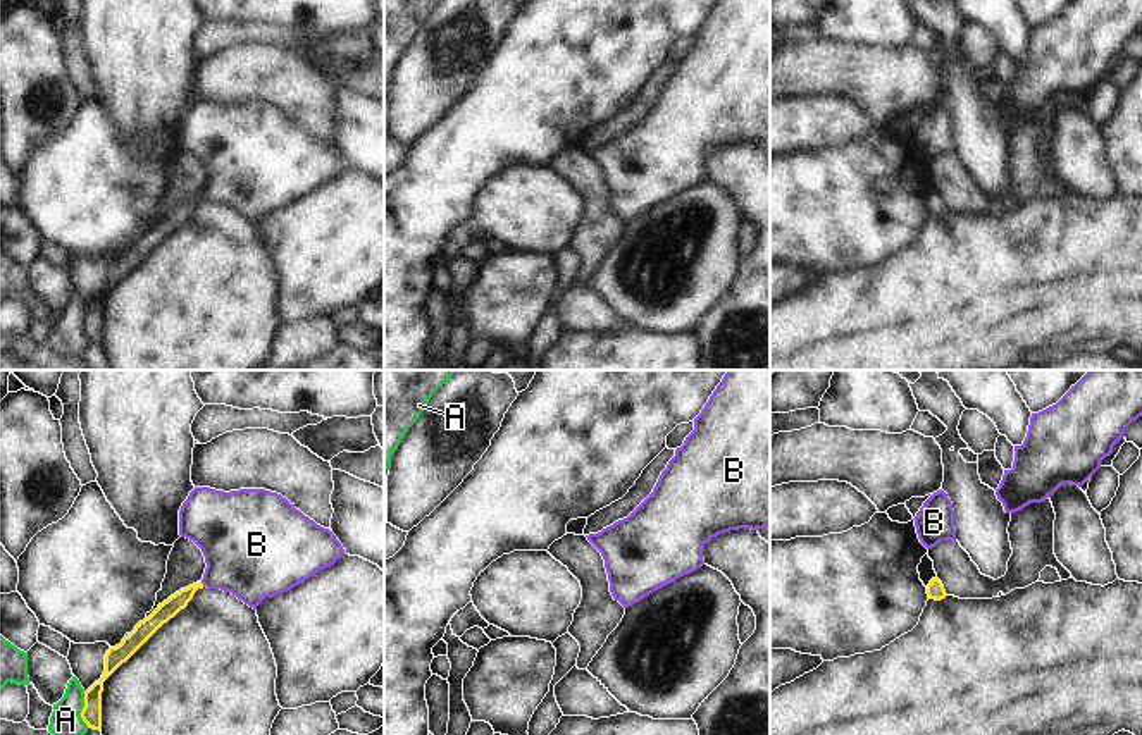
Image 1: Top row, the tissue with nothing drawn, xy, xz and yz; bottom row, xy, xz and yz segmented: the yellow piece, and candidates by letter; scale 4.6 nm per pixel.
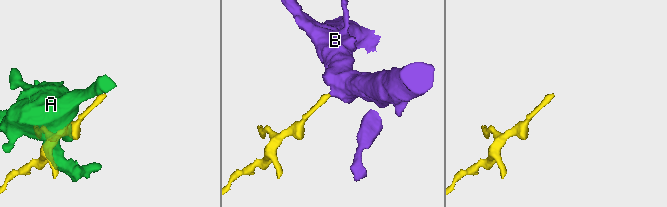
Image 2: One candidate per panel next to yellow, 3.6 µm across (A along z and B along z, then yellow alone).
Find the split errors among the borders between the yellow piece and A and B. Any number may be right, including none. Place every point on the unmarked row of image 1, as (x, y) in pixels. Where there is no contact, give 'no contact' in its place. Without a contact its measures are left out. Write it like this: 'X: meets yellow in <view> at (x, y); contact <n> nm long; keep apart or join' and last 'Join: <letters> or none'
A: meets yellow in xy at (83, 324); contact 170 nm long; keep apart
B: meets yellow in xy at (202, 198); contact 30 nm long; join
Join: B

